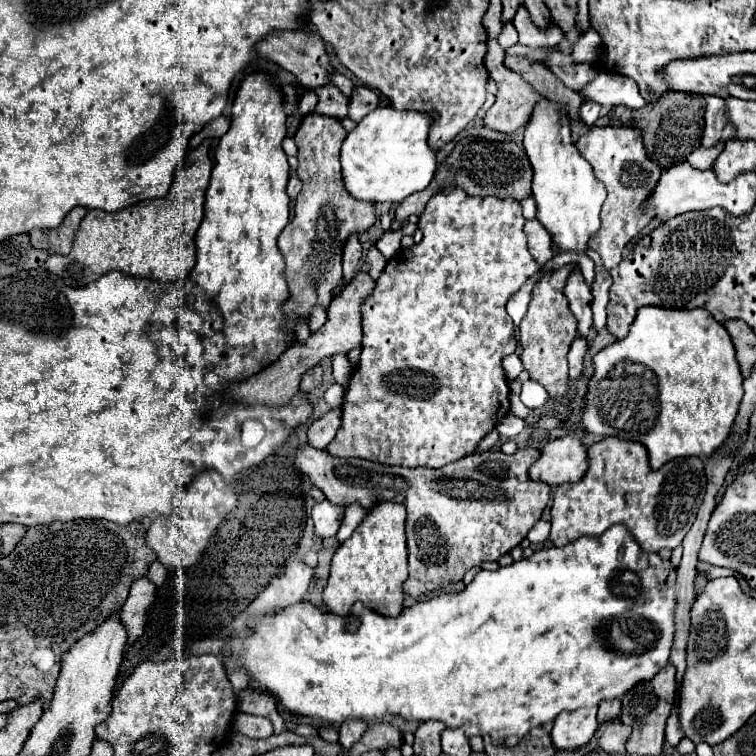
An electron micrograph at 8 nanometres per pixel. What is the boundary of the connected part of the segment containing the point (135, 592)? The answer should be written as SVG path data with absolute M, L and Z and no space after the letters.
M147 577L133 581L129 597L123 603L121 609L121 623L127 629L127 647L125 653L135 645L135 641L143 635L143 629L147 625L149 607L155 603L155 585L149 583Z

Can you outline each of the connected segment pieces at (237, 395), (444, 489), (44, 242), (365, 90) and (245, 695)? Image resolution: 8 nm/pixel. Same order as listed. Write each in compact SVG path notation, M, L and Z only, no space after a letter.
M359 273L355 279L331 301L327 313L327 323L309 335L305 343L293 343L277 363L261 371L259 375L253 375L251 379L243 383L235 383L227 387L227 399L239 401L239 403L261 403L261 405L285 405L291 401L291 397L299 391L299 381L305 371L319 365L323 357L333 357L335 353L349 353L351 349L361 345L361 303L363 299L375 289L375 281L369 277L369 273Z
M305 445L299 447L295 455L295 465L313 481L315 487L319 487L325 493L327 501L335 505L359 503L365 509L373 509L377 503L383 501L405 505L409 579L403 583L403 591L417 599L431 591L453 587L465 577L465 573L471 567L479 567L483 561L497 561L501 555L507 555L527 537L531 527L539 521L551 495L551 487L547 483L537 483L529 479L529 467L539 457L541 457L539 449L527 447L527 449L517 449L515 455L505 455L501 451L485 451L481 455L461 457L439 469L427 469L427 467L409 469L409 467L389 467L365 459L337 459L325 451Z
M73 207L73 211L69 211L69 215L63 219L63 223L55 229L33 229L31 235L31 243L37 249L47 249L49 253L69 253L71 251L71 243L75 237L75 231L81 223L81 219L85 217L87 209L85 207Z
M357 87L349 101L349 117L351 121L357 123L377 107L379 107L379 95L369 87Z
M247 687L245 691L241 691L241 699L239 699L239 711L243 713L251 713L251 715L263 715L267 719L273 719L273 725L275 725L275 733L283 733L285 731L285 723L277 711L277 705L275 701L253 689L253 687Z

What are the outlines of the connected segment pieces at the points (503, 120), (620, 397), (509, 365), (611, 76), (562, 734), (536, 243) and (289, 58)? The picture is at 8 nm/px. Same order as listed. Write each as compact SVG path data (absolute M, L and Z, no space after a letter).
M491 39L487 43L487 57L485 57L485 67L489 71L489 77L495 79L495 83L499 85L497 91L497 101L491 105L491 109L487 109L485 117L483 117L483 125L493 129L493 131L501 131L511 135L513 131L525 127L525 123L529 121L529 113L533 111L533 105L539 101L539 93L535 93L519 75L515 75L513 71L509 71L503 65L503 57L505 57L505 49L499 47L499 43L495 39Z
M641 307L629 335L601 349L593 357L593 367L595 373L589 381L587 407L583 413L585 431L643 443L649 451L649 463L653 469L659 469L675 457L695 455L707 459L731 433L743 397L743 375L729 333L705 309Z
M511 353L511 355L507 355L503 361L501 361L501 367L503 367L503 371L505 371L505 377L511 381L511 379L515 379L521 371L523 371L523 365L521 365L521 359L515 355L515 353Z
M599 71L597 77L579 91L579 95L581 95L581 103L585 101L609 103L609 105L623 103L629 109L639 109L647 105L633 79L613 71Z
M583 707L577 711L557 715L553 731L551 731L553 745L557 749L577 749L589 743L589 739L593 737L593 733L599 727L595 715L597 715L595 707L591 709Z
M527 221L525 225L525 233L527 233L527 241L529 241L529 251L533 255L533 259L543 267L551 257L551 239L549 233L545 231L545 227L541 225L533 225L535 221Z
M279 31L277 35L269 35L269 39L265 39L265 43L257 43L255 49L263 57L271 59L273 63L277 63L283 69L287 69L289 73L293 73L297 77L297 81L307 89L317 89L317 87L331 83L331 77L335 73L335 67L331 65L327 51L325 51L325 41L317 33L311 35L305 31Z

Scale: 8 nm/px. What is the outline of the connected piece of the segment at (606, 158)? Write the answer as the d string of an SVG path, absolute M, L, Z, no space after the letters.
M593 127L577 141L577 147L591 163L595 175L607 185L607 199L601 209L601 227L589 245L603 257L603 265L613 269L621 261L623 247L653 219L653 215L643 215L641 207L653 193L663 167L647 157L641 129L637 127Z

